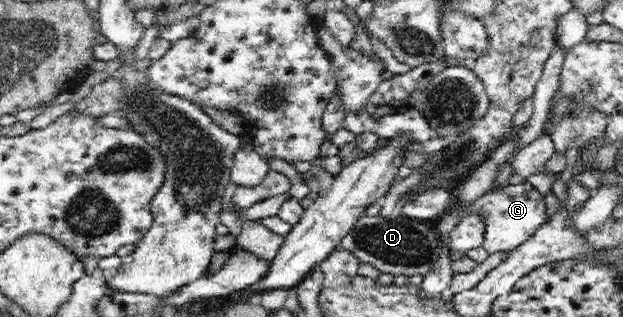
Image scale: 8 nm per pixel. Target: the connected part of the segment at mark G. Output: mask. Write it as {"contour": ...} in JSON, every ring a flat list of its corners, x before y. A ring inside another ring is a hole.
{"contour":[[528,182,511,185,505,193,499,193,499,195,489,192,481,199,477,199,467,212,473,209,481,209,481,212,488,214,488,224,482,245,489,254,497,251,511,251,519,247,548,218,547,203,543,193]]}

